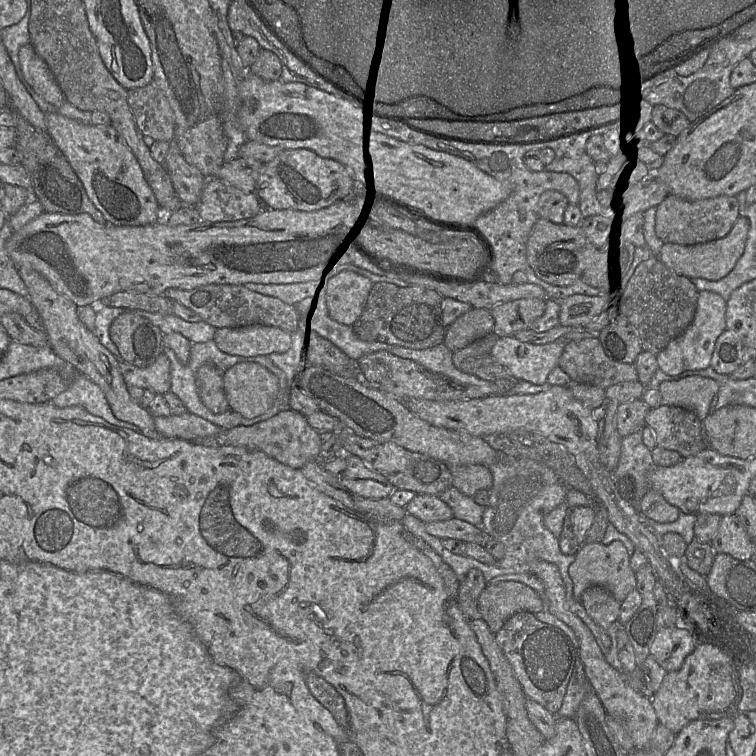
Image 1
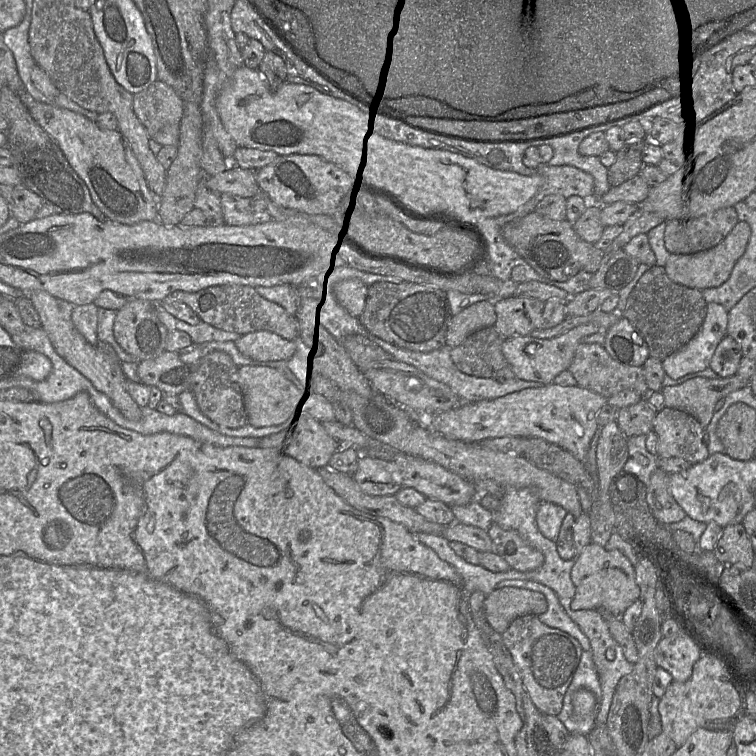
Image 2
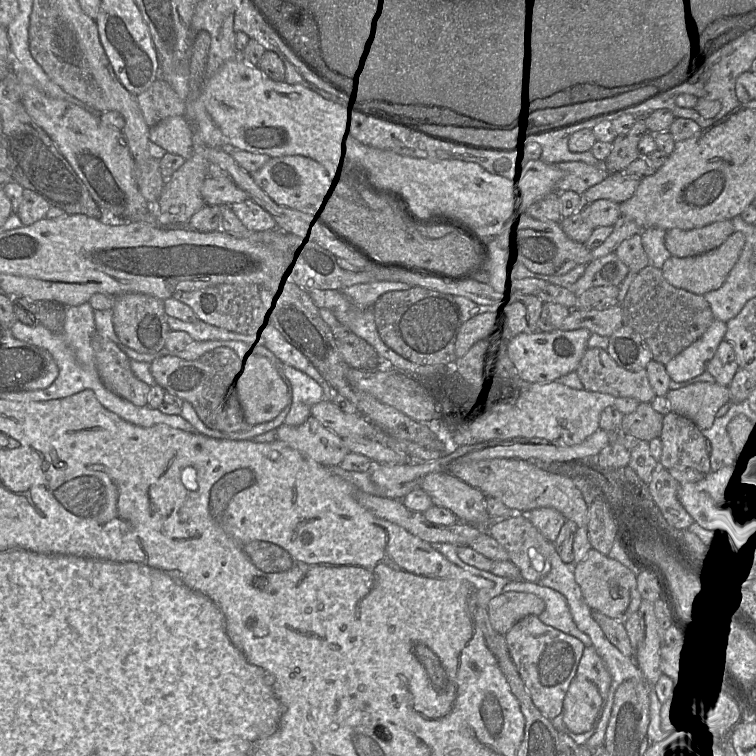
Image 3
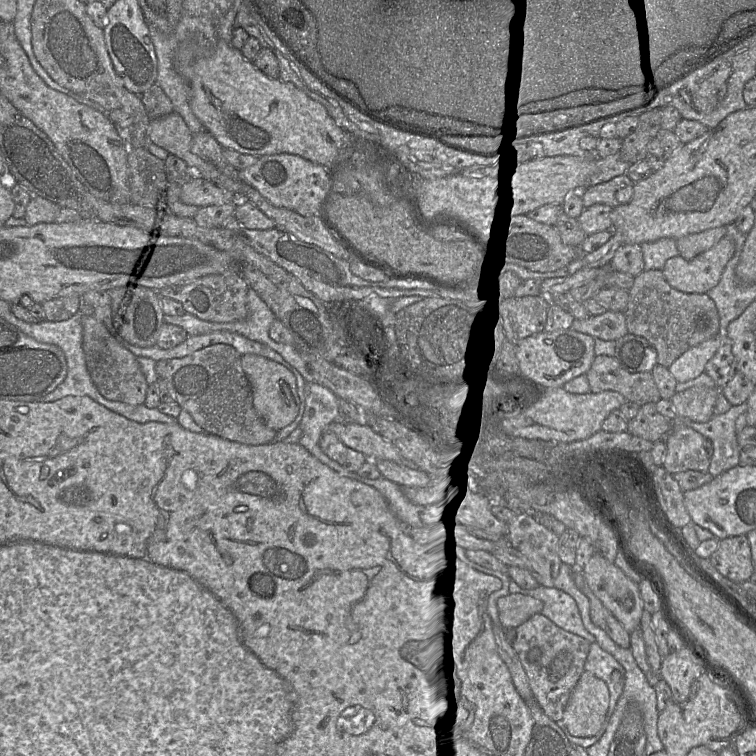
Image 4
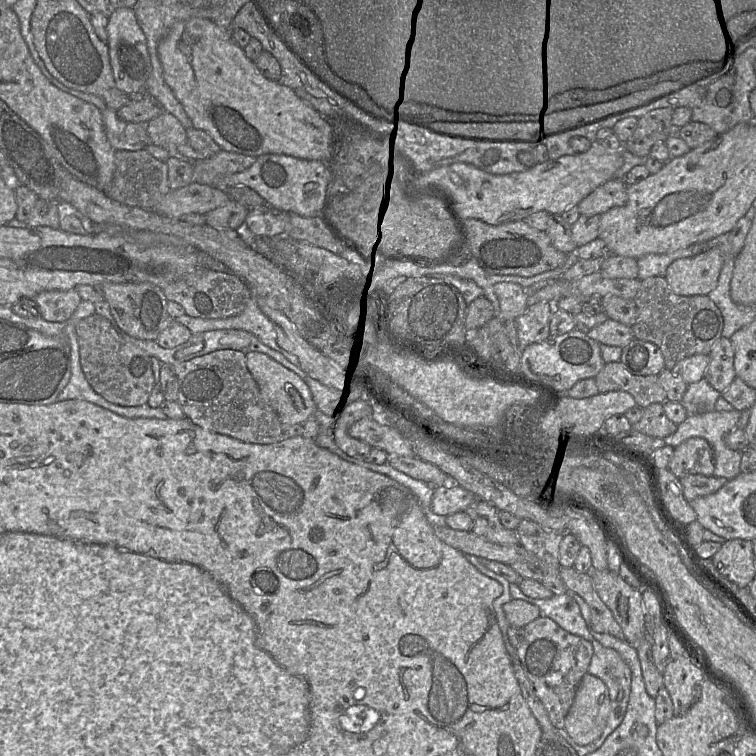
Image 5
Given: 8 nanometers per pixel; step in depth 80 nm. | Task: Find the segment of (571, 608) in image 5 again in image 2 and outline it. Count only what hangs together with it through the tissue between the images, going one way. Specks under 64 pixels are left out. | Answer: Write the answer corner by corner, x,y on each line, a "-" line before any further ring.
507,579
498,583
497,588
513,586
517,588
529,589
542,593
547,601
547,610
538,615
539,620
552,628
562,630
574,637
584,651
591,650
588,637
581,631
579,626
573,622
561,605
557,594
549,587
531,580

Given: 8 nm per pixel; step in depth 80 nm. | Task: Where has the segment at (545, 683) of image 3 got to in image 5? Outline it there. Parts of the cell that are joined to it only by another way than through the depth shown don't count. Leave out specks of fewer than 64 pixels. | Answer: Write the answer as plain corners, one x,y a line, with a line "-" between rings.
540,616
524,627
524,640
516,650
550,721
557,729
565,728
565,717
573,703
576,688
588,671
593,655
592,643
567,632
552,619

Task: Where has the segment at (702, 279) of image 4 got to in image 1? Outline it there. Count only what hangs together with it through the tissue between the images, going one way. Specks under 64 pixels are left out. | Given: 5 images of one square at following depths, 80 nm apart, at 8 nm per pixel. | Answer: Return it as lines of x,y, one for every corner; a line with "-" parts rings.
740,216
727,236
692,246
665,243
661,248
659,259
670,271
680,276
685,276
689,279
703,278
710,281
718,281
734,269
743,255
749,228
749,220

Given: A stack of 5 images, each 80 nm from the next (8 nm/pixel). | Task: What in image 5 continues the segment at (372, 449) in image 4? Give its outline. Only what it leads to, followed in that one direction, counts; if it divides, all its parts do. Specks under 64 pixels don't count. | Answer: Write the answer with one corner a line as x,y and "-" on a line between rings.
371,418
352,423
347,434
371,447
384,450
390,457
416,457
411,445
396,428
380,425

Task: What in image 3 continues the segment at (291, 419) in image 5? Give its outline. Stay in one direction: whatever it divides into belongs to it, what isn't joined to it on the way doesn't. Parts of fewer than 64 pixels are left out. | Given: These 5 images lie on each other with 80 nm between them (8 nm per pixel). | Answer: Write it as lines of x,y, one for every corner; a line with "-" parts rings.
263,357
241,359
241,407
245,421
258,425
275,419
292,402
292,386
283,380
275,364

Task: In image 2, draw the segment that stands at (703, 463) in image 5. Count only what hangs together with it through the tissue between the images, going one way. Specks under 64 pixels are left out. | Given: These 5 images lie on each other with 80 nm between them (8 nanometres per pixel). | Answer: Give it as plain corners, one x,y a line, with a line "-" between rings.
668,407
658,411
653,431
658,437
659,457
679,457
697,464
710,455
704,442
705,429
685,411

